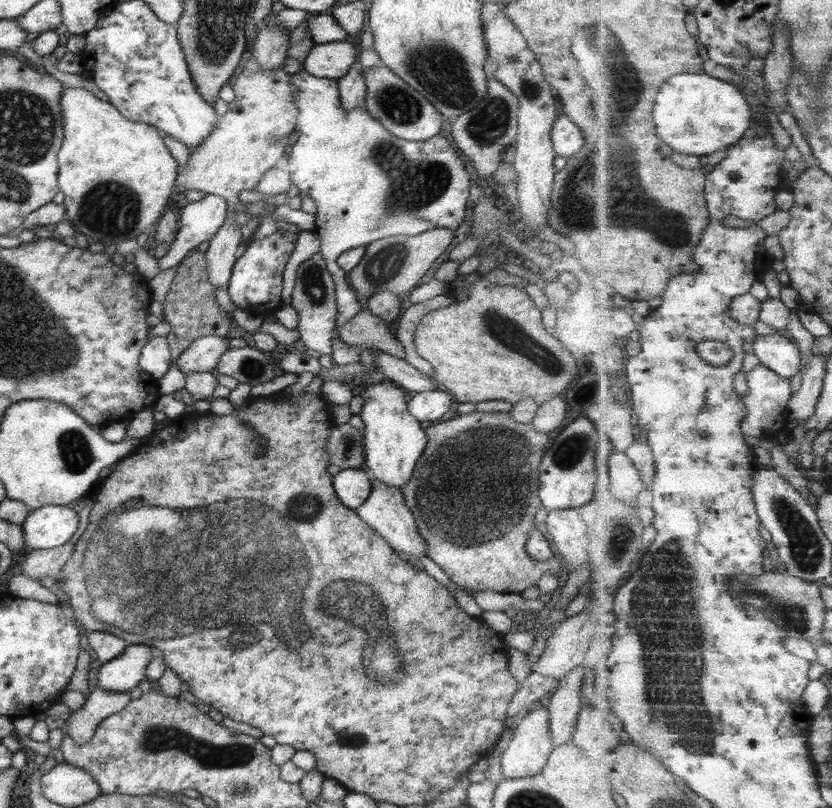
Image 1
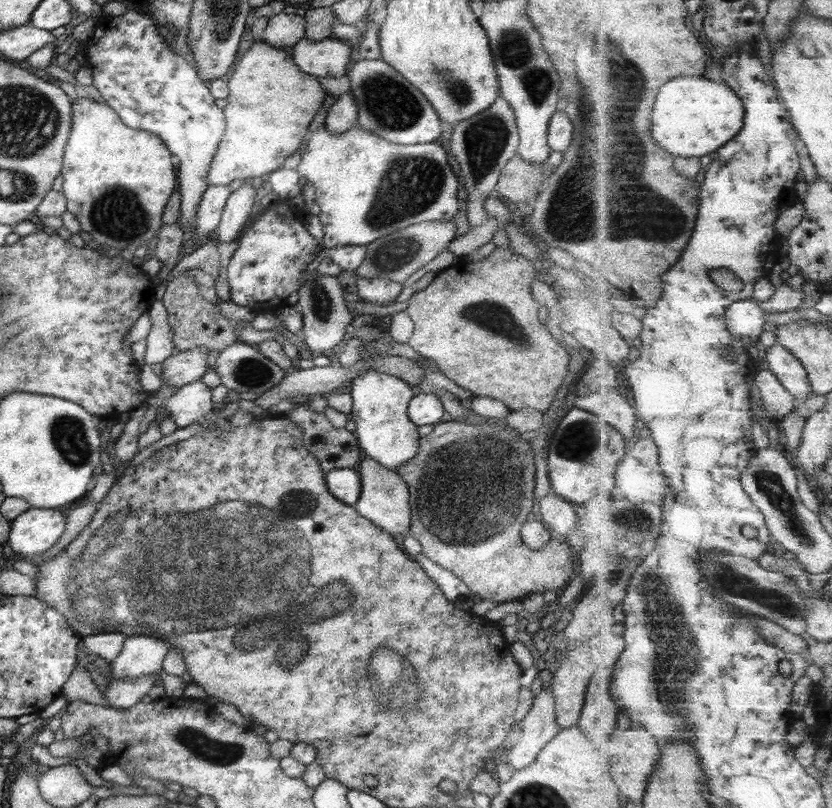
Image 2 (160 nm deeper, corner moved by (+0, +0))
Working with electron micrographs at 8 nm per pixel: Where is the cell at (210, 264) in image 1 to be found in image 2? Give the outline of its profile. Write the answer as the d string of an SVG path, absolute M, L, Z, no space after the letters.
M245 183L228 197L214 230L218 245L223 242L234 242L239 236L239 232L245 226L245 220L254 212L256 202L253 198L255 189Z

